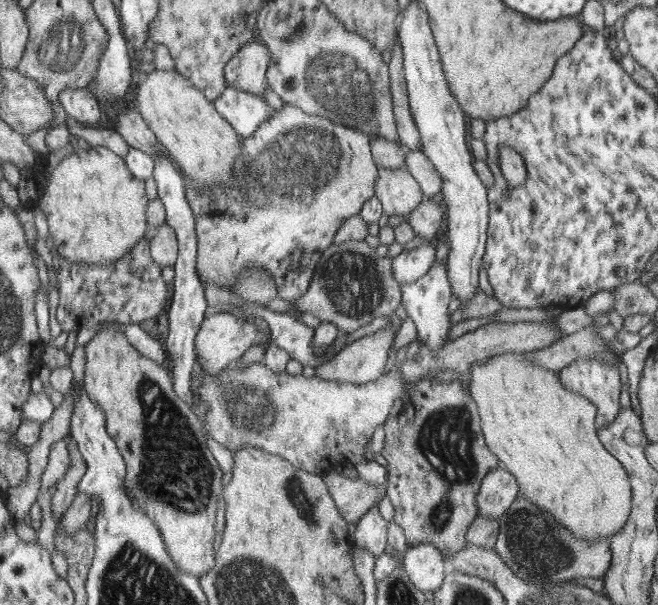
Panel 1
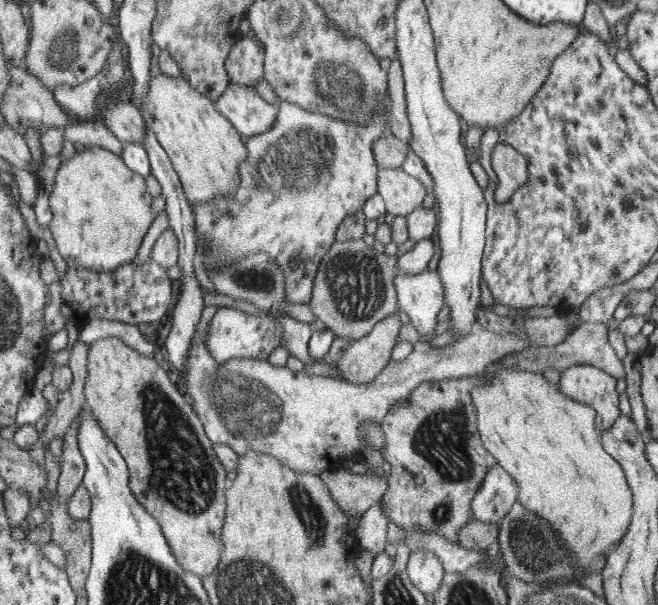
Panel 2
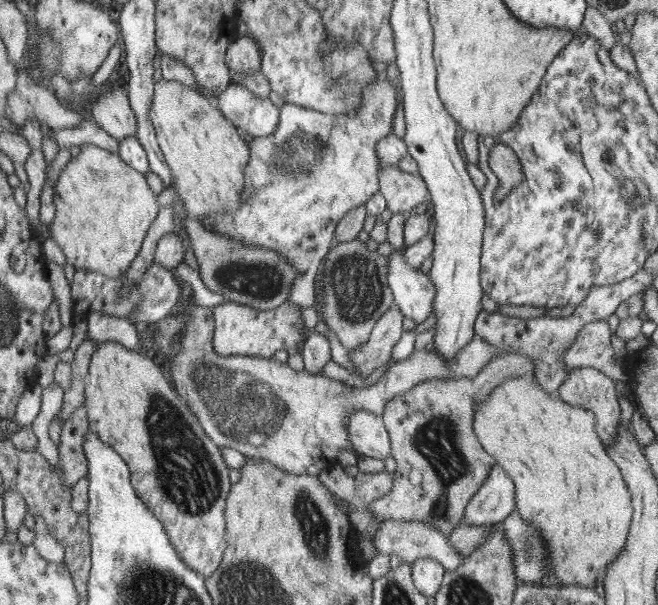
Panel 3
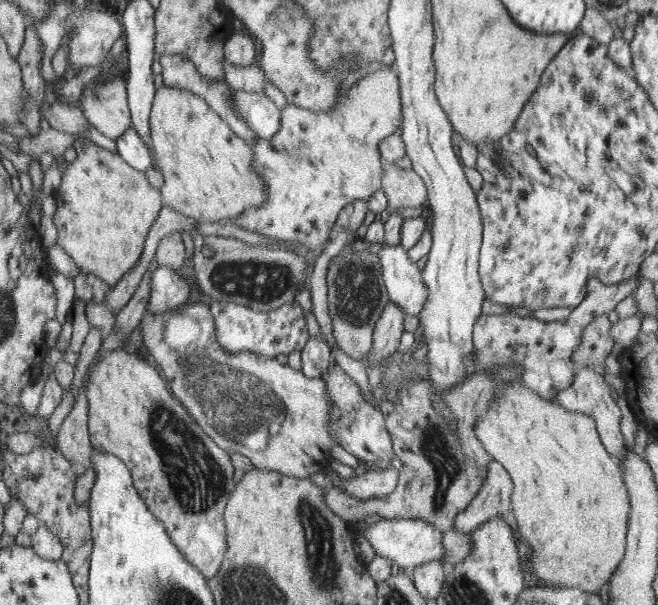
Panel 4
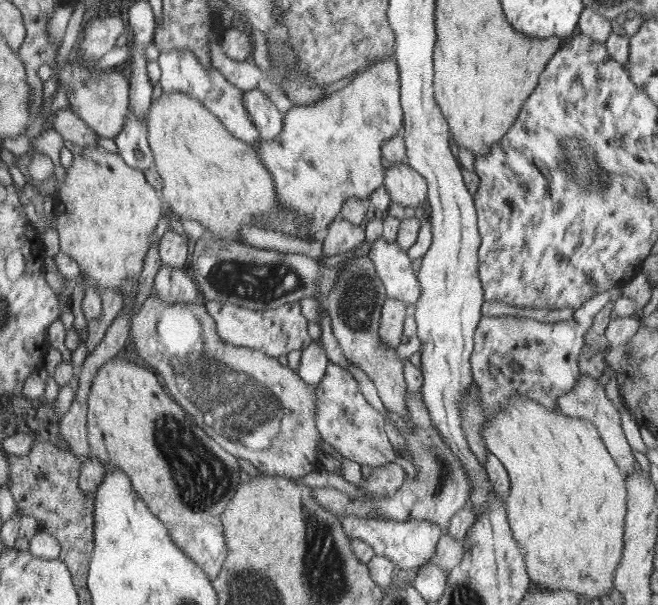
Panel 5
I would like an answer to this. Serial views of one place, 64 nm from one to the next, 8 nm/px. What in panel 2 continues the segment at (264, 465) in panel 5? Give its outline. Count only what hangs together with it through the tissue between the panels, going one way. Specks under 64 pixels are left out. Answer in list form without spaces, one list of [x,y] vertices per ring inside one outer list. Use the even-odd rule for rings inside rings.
[[[207,306],[201,310],[199,321],[189,343],[186,368],[182,374],[179,374],[181,378],[179,386],[195,405],[195,411],[199,414],[200,421],[207,426],[210,438],[214,443],[229,446],[237,455],[245,451],[265,453],[296,473],[311,473],[318,476],[320,472],[311,472],[311,470],[317,464],[323,464],[325,448],[339,450],[341,446],[343,458],[357,461],[357,452],[362,443],[361,428],[358,428],[357,424],[361,425],[363,421],[367,421],[367,423],[373,422],[373,425],[380,425],[389,409],[400,399],[409,396],[409,393],[419,383],[475,376],[484,372],[489,364],[527,348],[527,336],[521,334],[521,331],[509,331],[508,335],[501,336],[501,334],[493,334],[493,331],[473,329],[467,336],[463,336],[463,340],[457,340],[442,348],[430,348],[428,344],[415,342],[413,344],[415,350],[411,350],[407,358],[400,362],[389,360],[387,366],[375,379],[366,383],[350,383],[333,377],[307,375],[303,370],[292,372],[285,365],[271,365],[267,360],[250,357],[231,359],[224,364],[216,362],[212,359],[206,343],[208,342],[208,326],[217,308],[217,306]]]

